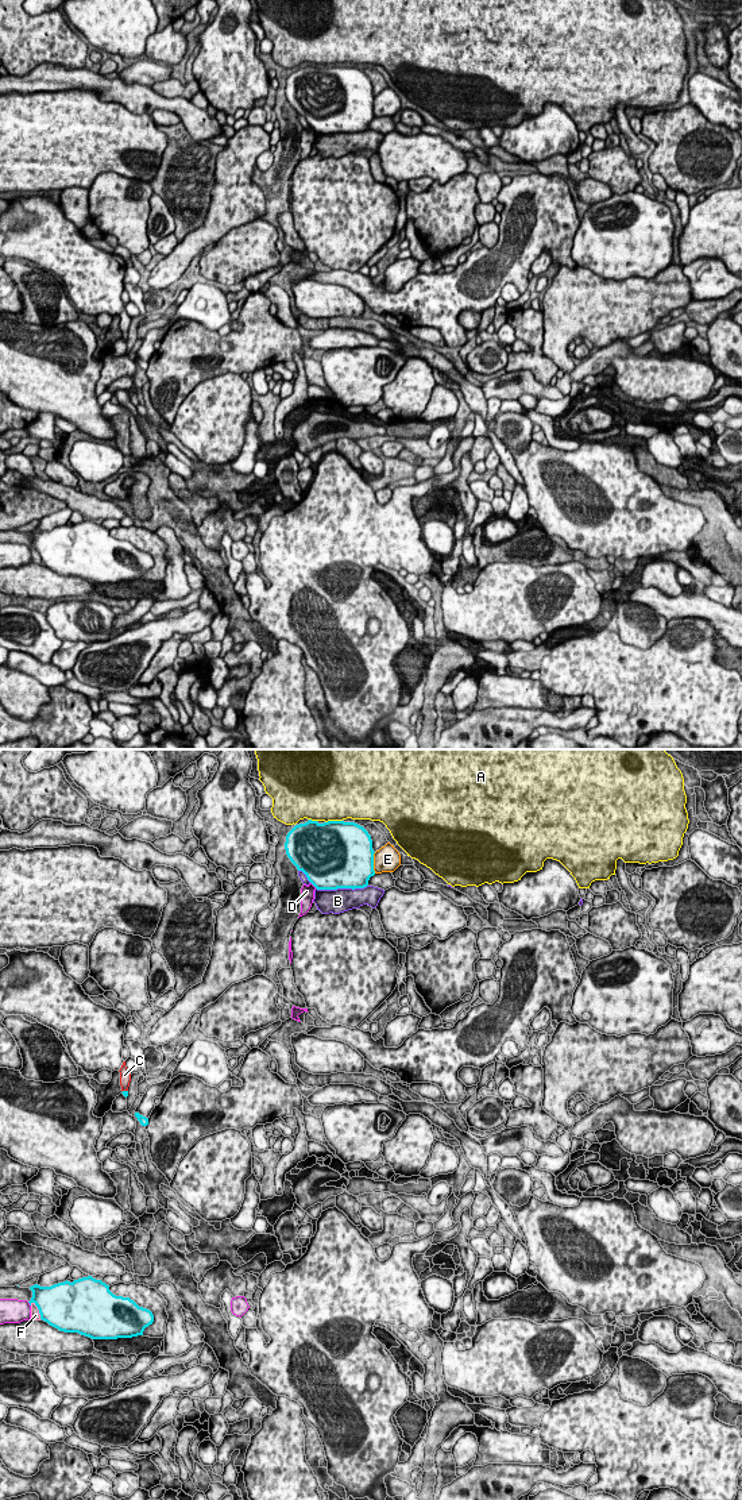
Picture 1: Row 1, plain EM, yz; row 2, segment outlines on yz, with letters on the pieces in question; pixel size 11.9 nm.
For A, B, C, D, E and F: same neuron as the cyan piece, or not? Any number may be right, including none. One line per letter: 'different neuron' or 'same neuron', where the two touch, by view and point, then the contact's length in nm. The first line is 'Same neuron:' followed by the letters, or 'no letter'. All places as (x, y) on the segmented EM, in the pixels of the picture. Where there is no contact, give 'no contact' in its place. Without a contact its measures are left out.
Same neuron: no letter
A: different neuron; meets cyan in yz at (333, 821); contact 220 nm long
B: different neuron; meets cyan in yz at (341, 887); contact 650 nm long
C: different neuron; meets cyan in yz at (126, 1091); contact 70 nm long
D: different neuron; meets cyan in yz at (313, 885); contact 110 nm long
E: different neuron; meets cyan in yz at (373, 863); contact 260 nm long
F: different neuron; meets cyan in yz at (38, 1308); contact 240 nm long

